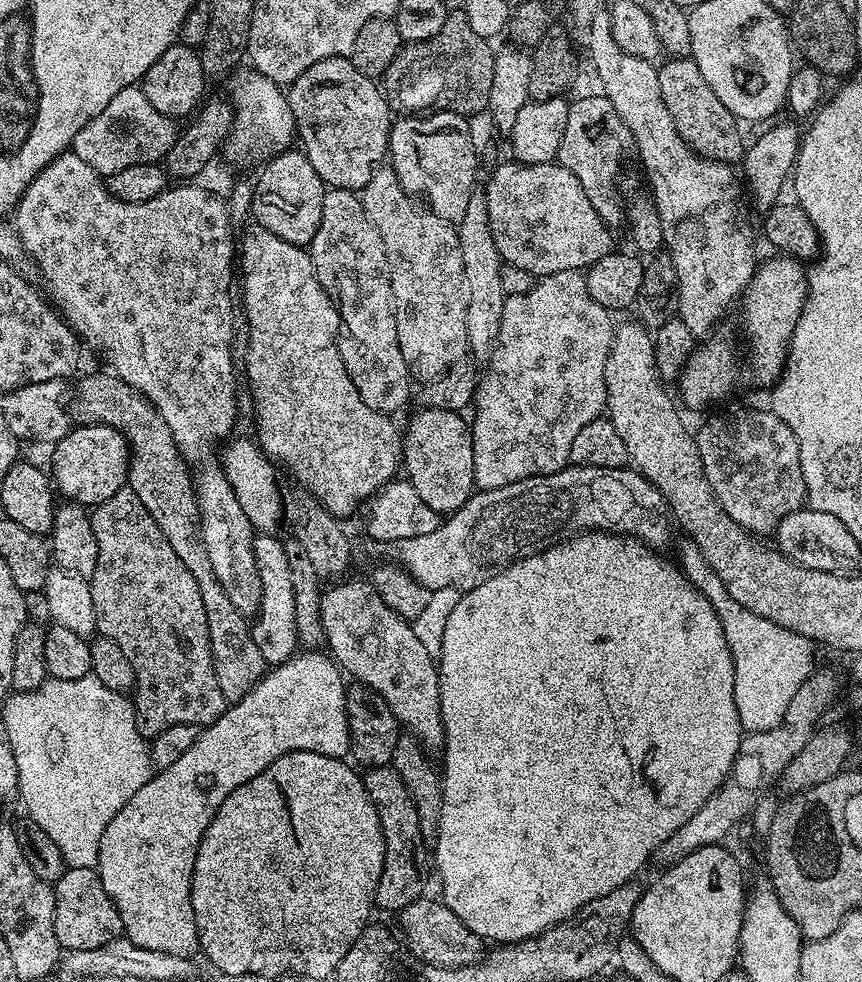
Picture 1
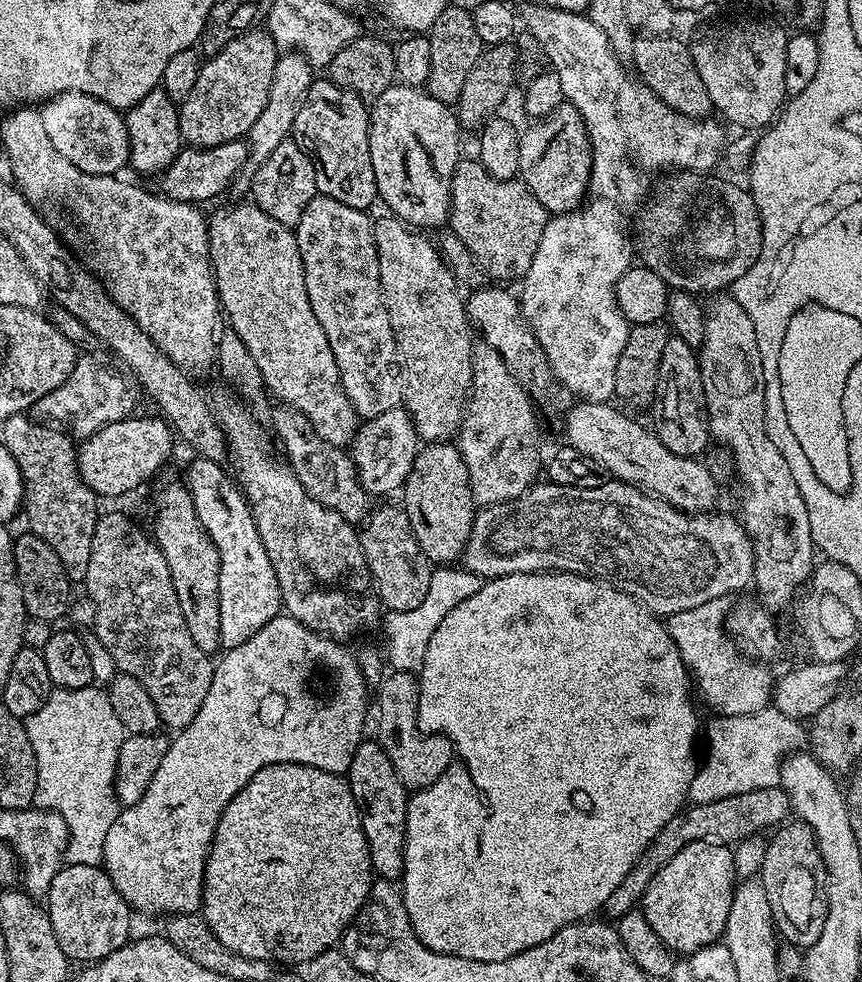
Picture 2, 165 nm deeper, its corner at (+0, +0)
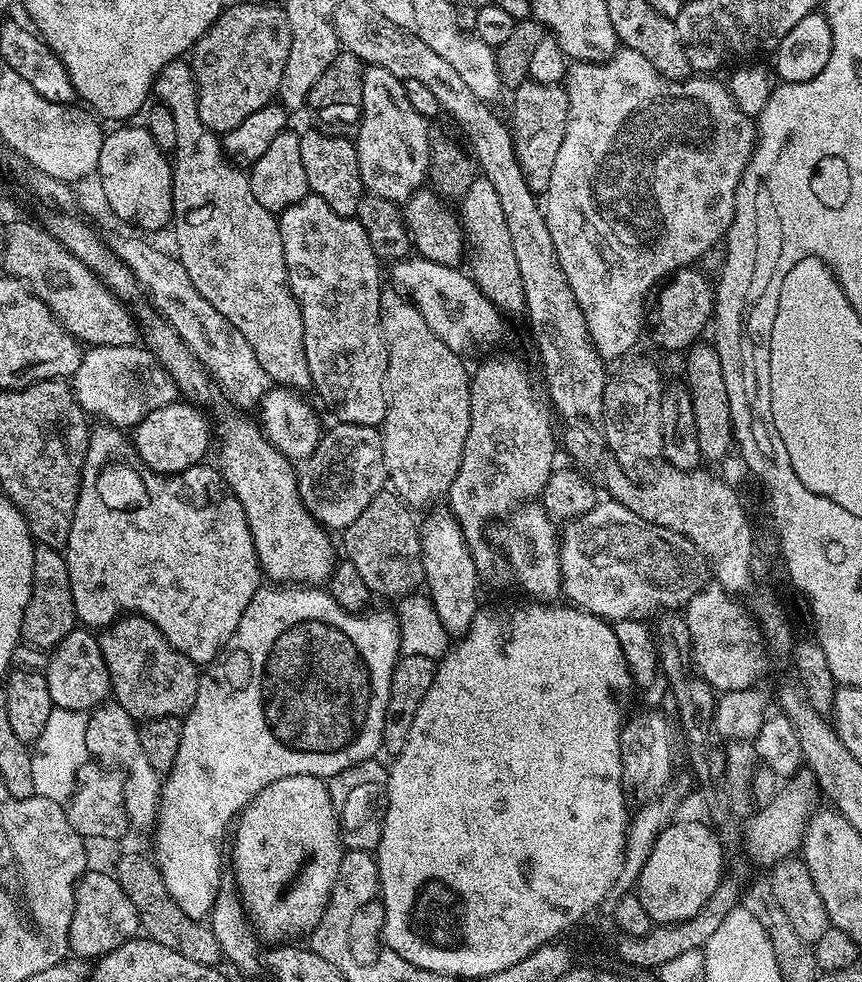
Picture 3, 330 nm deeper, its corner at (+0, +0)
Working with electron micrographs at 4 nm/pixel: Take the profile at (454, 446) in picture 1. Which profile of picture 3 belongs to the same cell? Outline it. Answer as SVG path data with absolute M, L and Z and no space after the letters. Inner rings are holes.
M441 506L437 512L429 511L428 517L422 520L420 529L420 549L422 550L422 570L424 571L424 584L426 585L426 596L432 601L432 606L441 619L447 635L459 638L468 631L470 622L474 622L478 611L476 604L476 591L480 588L481 577L476 571L476 558L467 538L462 534L460 523L453 518L447 507Z

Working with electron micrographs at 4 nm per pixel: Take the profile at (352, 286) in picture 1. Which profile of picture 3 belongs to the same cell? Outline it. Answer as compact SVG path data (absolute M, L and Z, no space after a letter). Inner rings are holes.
M311 194L279 213L278 219L288 285L302 310L302 342L314 392L324 399L325 406L337 416L335 419L339 423L357 423L358 426L368 427L383 425L388 409L388 347L380 325L382 264L367 238L366 230L357 219L334 214L322 198Z

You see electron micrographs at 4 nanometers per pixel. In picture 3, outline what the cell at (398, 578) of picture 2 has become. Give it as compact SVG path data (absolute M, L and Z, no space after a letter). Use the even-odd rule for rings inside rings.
M383 490L373 501L366 506L366 510L350 522L348 528L343 530L344 548L342 544L342 552L346 560L354 564L358 570L359 576L366 582L372 594L380 596L396 596L395 598L403 598L413 595L417 591L416 587L424 584L424 571L422 570L422 550L420 549L420 529L418 520L415 520L413 509L405 504L395 491Z

